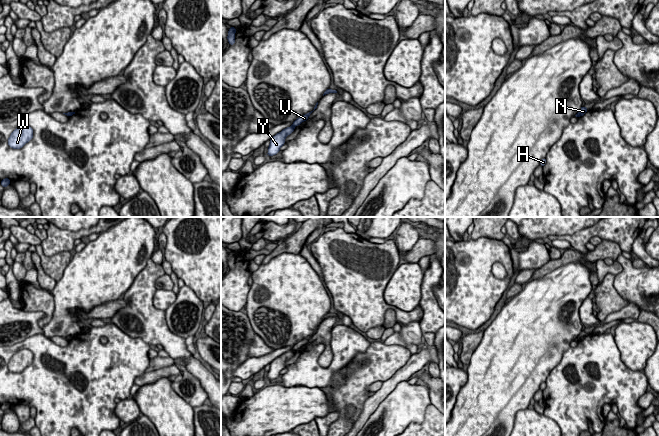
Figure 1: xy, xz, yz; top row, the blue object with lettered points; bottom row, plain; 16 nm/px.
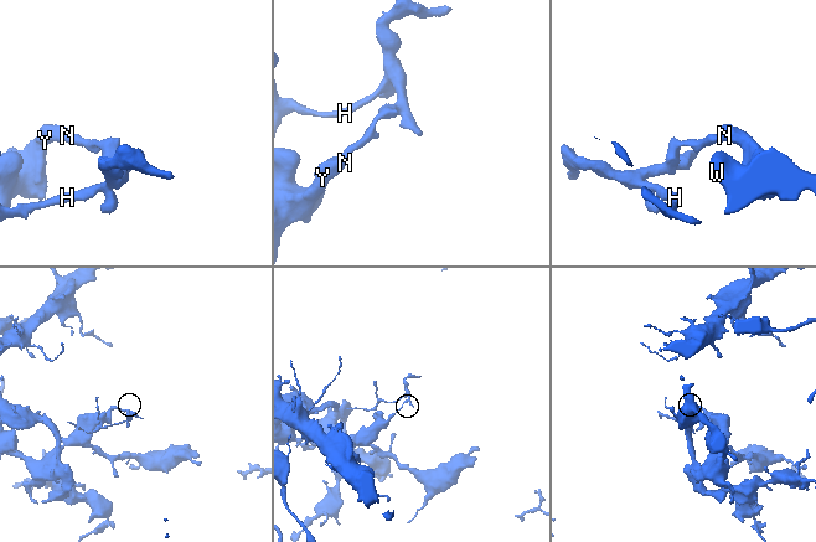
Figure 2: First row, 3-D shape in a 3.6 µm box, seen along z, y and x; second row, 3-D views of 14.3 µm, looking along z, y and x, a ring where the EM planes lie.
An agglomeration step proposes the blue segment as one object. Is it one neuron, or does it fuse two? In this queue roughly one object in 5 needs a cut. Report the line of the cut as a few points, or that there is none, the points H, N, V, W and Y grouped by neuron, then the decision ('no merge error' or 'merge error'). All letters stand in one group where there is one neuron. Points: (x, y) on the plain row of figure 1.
cut xy (72, 336), (69, 339); groups H V / N W Y; merge error

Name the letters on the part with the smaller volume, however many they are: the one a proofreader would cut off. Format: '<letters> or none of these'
H, V

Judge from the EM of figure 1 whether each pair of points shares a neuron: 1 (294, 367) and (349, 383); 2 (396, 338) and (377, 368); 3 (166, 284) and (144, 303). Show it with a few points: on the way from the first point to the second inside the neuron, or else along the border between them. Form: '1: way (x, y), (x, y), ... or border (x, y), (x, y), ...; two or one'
1: border (349, 362), (332, 376), (331, 387); two
2: border (382, 342), (385, 344), (401, 345), (407, 349); two
3: border (164, 273), (157, 279), (155, 283), (156, 288); two

